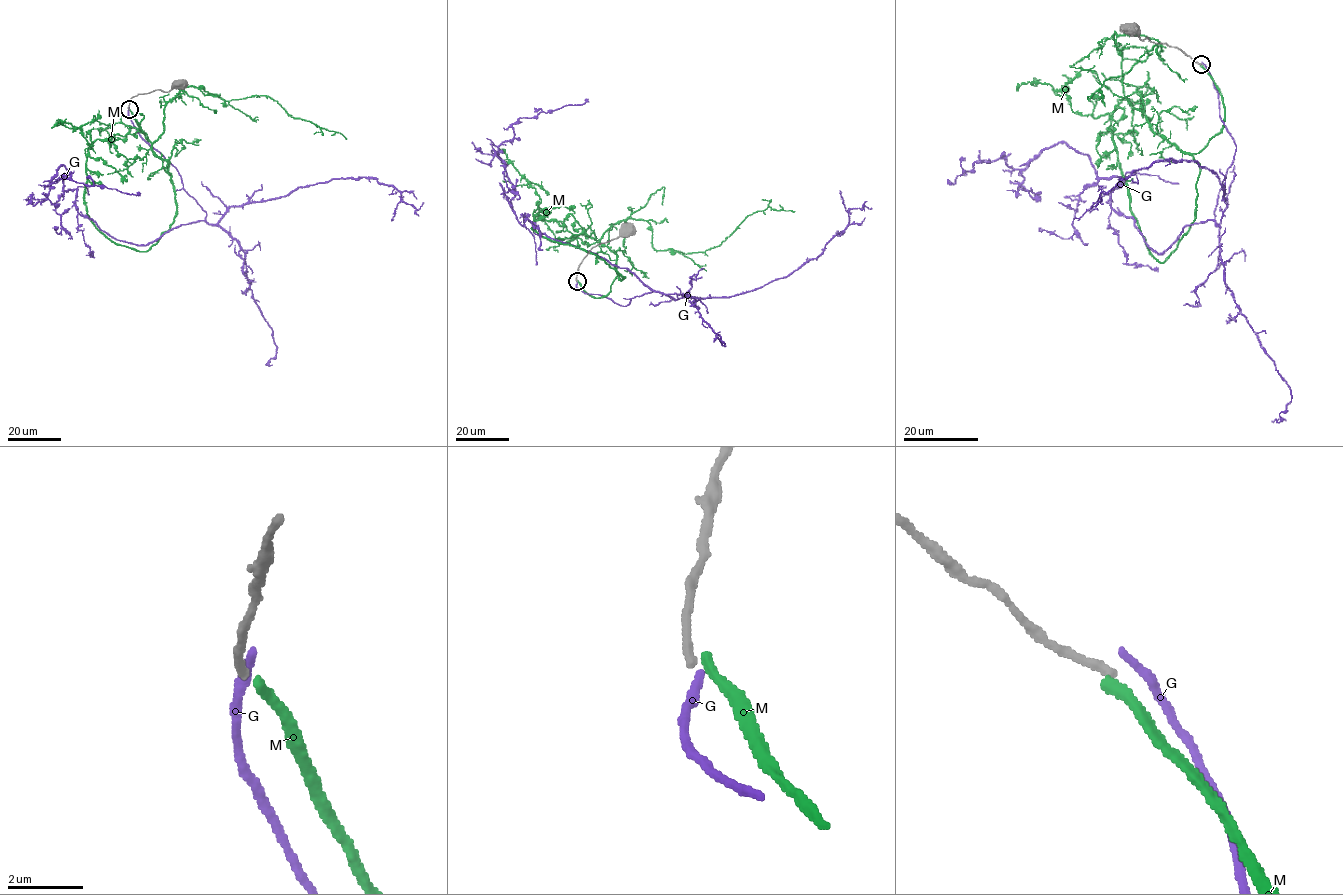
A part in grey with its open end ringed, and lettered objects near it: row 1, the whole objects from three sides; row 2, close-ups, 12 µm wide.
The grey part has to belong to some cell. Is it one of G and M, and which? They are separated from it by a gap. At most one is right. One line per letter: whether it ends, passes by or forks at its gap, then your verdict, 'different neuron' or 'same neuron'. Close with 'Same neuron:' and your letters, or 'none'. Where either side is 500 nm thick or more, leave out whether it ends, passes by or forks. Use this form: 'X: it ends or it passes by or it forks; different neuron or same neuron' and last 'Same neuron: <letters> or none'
G: it ends; different neuron
M: it ends; different neuron
Same neuron: none

